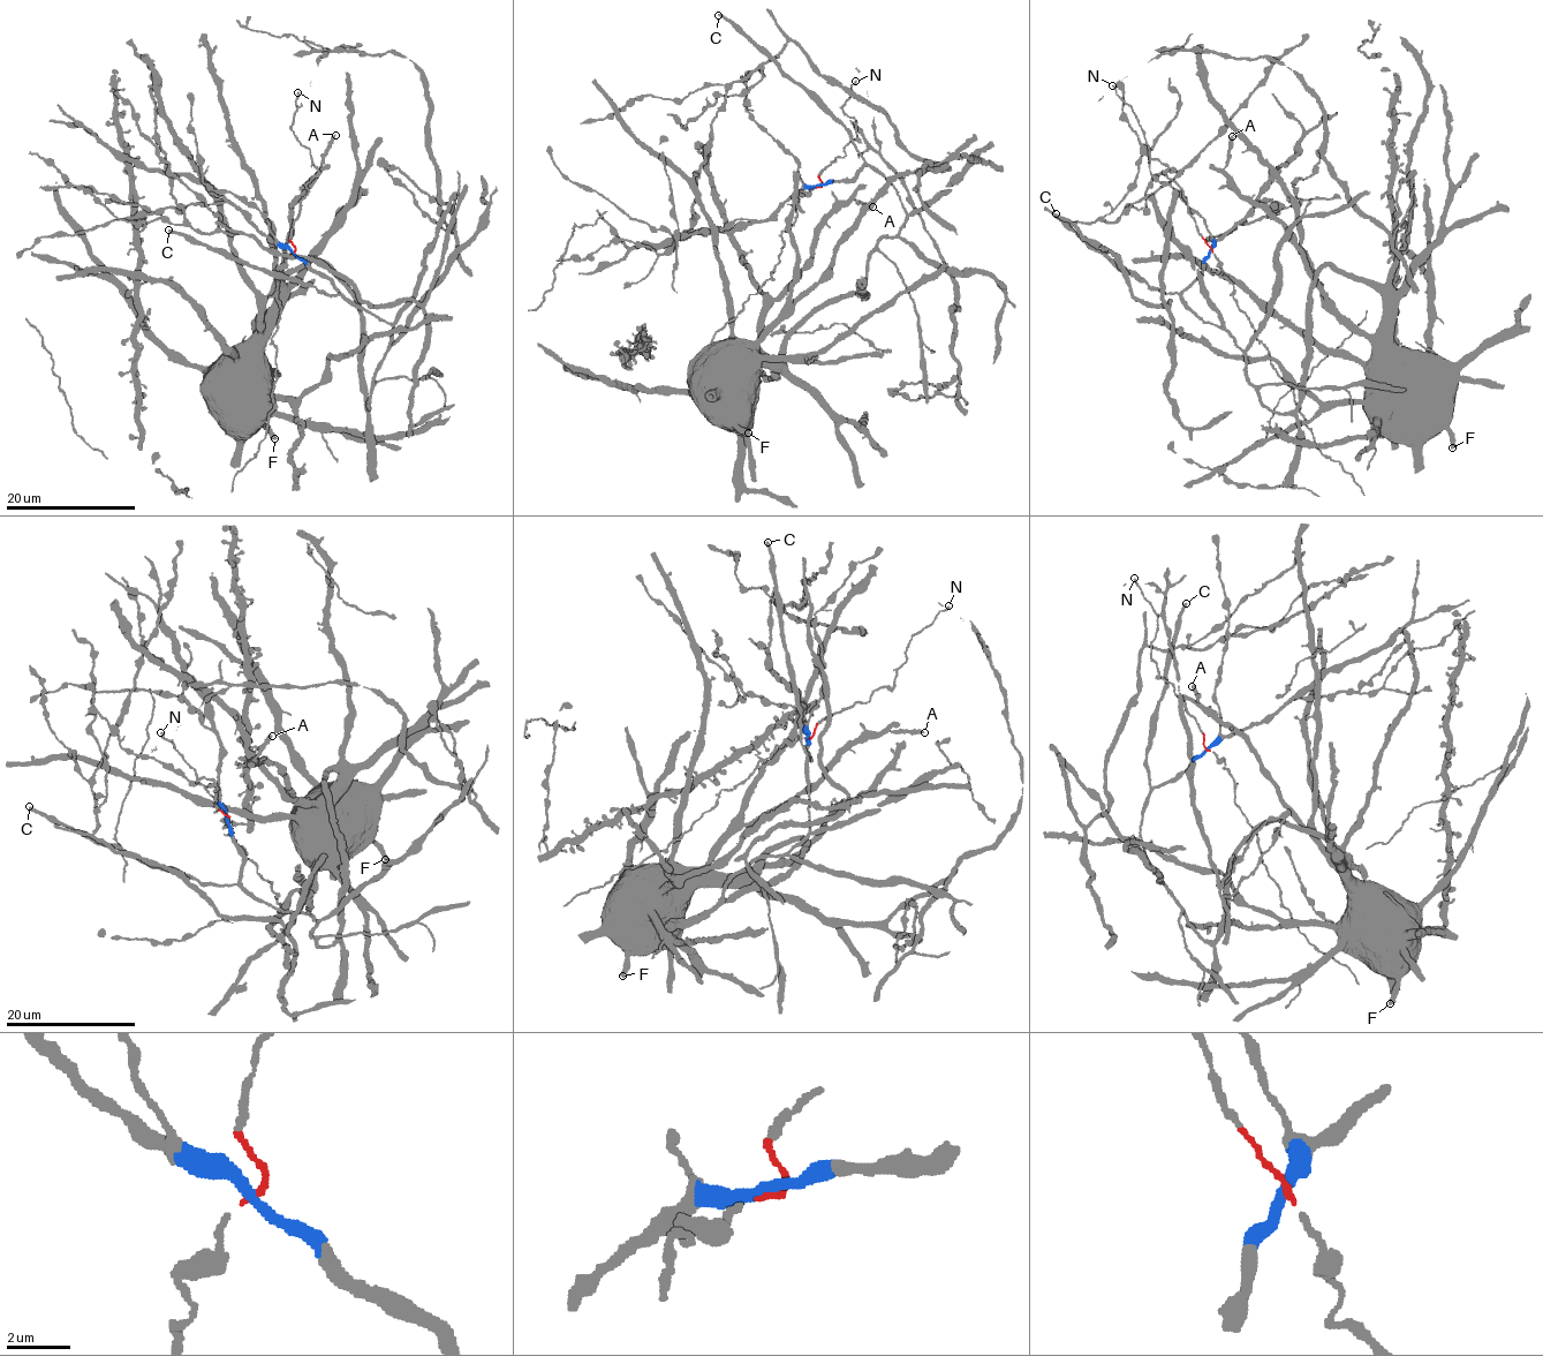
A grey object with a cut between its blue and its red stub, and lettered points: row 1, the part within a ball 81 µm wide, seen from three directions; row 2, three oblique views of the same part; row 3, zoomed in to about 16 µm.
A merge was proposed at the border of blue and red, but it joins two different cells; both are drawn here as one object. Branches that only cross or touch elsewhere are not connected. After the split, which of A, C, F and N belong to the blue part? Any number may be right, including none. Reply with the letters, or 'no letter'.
A, C, F

